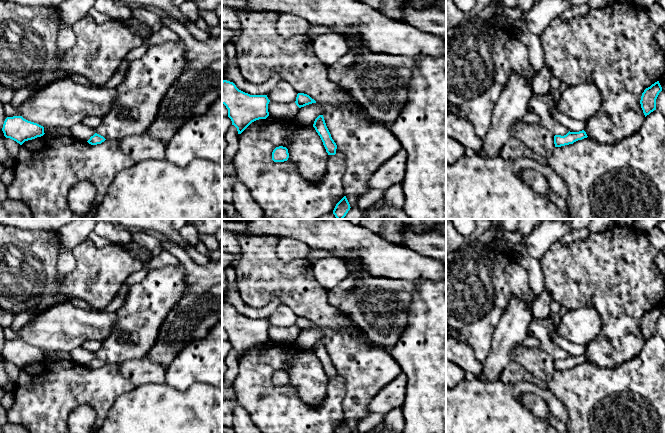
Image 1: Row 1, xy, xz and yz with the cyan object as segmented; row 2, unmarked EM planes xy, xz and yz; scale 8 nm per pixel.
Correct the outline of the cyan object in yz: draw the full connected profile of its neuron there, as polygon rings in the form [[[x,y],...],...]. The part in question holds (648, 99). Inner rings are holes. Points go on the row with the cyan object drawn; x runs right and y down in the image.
[[[657,81],[642,93],[640,104],[645,117],[656,110],[656,99],[661,91],[662,87]]]

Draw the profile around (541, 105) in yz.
[[[549,92],[545,95],[535,95],[528,103],[528,111],[539,116],[539,123],[548,129],[554,135],[566,135],[569,130],[558,121],[556,121],[551,110],[558,109],[558,94],[556,92]]]

